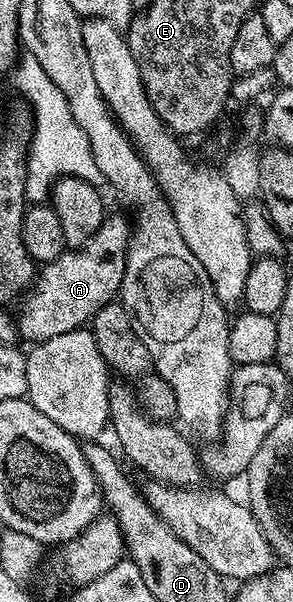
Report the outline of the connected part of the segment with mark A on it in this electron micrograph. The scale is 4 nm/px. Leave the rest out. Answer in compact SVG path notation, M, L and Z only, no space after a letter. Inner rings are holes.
M121 216L104 218L103 224L93 233L93 237L84 247L64 250L52 263L42 264L37 278L30 291L22 300L23 312L17 315L17 331L20 336L31 339L32 344L43 343L49 337L57 337L61 333L78 331L90 324L95 314L106 303L112 302L119 294L119 286L123 284L123 274L127 264L127 244L131 241L132 228Z

